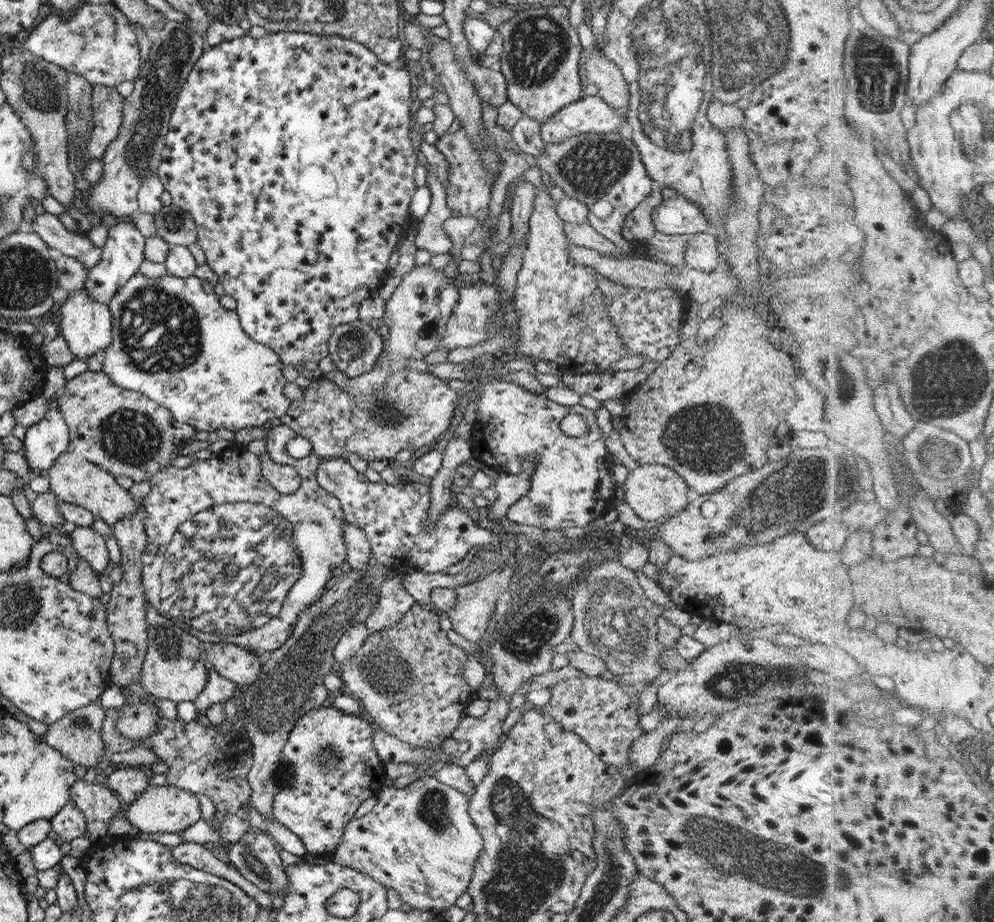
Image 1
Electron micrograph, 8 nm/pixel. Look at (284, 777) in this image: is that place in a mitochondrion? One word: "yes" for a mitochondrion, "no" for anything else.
yes

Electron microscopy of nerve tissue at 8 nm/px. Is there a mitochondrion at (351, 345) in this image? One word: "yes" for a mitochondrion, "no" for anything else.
yes

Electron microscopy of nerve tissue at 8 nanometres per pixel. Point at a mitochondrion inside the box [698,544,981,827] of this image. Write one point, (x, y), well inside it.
(734, 680)

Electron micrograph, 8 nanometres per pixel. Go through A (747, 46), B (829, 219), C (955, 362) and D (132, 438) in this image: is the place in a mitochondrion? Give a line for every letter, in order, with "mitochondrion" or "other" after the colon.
A: mitochondrion
B: other
C: mitochondrion
D: mitochondrion

